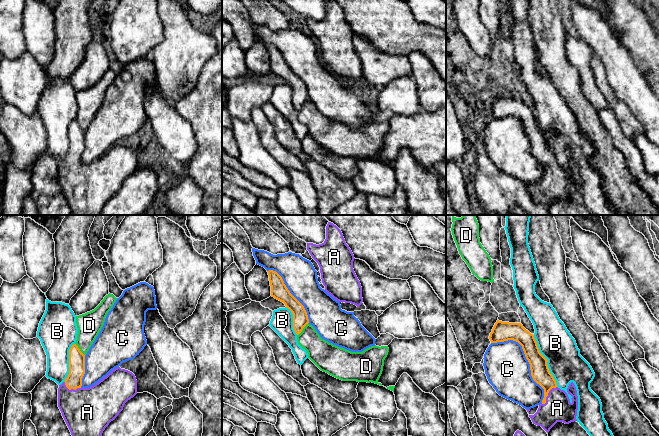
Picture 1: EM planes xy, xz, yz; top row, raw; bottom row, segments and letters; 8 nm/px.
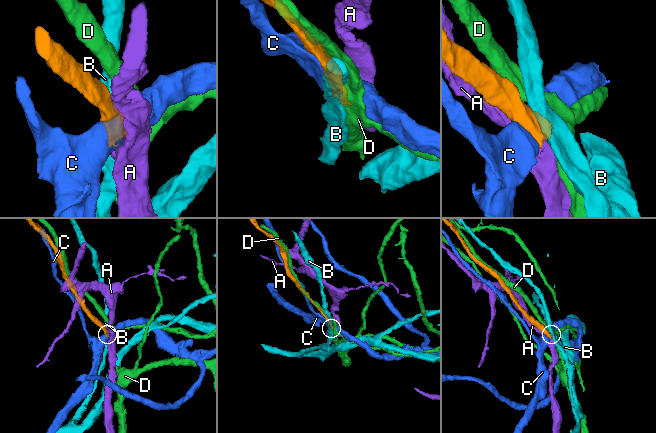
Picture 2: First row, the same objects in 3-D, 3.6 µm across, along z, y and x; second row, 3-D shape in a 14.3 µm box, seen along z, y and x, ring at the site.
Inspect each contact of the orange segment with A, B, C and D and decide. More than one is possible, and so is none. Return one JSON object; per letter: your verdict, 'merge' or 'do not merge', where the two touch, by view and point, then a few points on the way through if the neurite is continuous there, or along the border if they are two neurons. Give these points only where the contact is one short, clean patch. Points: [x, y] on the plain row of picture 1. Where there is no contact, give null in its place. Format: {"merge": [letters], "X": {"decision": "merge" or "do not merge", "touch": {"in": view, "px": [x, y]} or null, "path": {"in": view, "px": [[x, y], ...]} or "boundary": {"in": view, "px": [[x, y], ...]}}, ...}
{"merge": ["A"], "A": {"decision": "merge", "touch": {"in": "yz", "px": [547, 170]}}, "B": {"decision": "do not merge", "touch": {"in": "yz", "px": [547, 137]}, "boundary": {"in": "yz", "px": [[533, 111], [538, 126], [547, 136], [548, 146], [558, 162]]}}, "C": {"decision": "do not merge", "touch": {"in": "yz", "px": [526, 134]}}, "D": {"decision": "do not merge", "touch": {"in": "xz", "px": [302, 105]}, "boundary": {"in": "xz", "px": [[308, 98], [297, 111]]}}}

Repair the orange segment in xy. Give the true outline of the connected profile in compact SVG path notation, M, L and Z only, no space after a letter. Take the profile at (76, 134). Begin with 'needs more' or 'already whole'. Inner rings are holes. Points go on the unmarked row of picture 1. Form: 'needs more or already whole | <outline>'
needs more | M76 120L69 126L69 150L58 164L58 183L71 208L72 215L101 215L105 204L123 186L125 179L137 170L135 151L120 143L89 164L82 164L85 131Z

